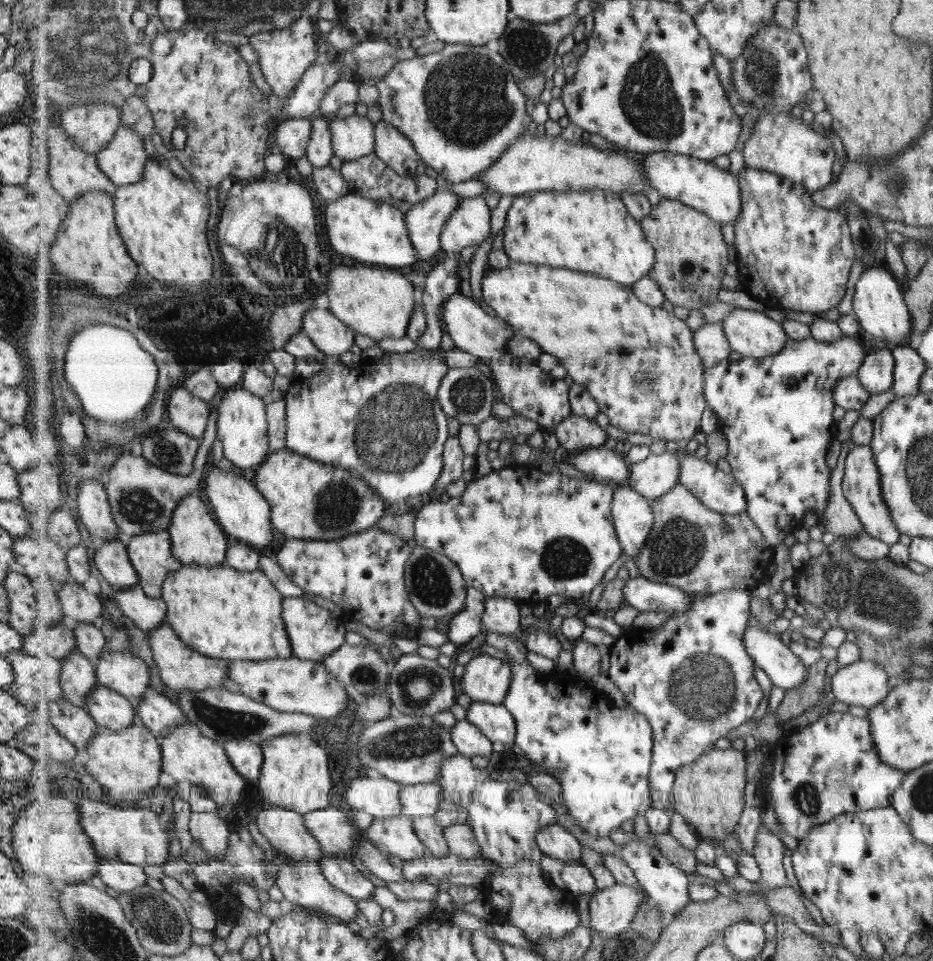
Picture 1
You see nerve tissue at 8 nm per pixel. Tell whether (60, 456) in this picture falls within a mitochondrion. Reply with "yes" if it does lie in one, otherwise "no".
no

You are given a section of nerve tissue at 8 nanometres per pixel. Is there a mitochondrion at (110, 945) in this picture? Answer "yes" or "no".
yes

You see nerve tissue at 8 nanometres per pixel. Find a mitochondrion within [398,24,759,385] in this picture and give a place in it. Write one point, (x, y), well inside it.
(467, 100)

